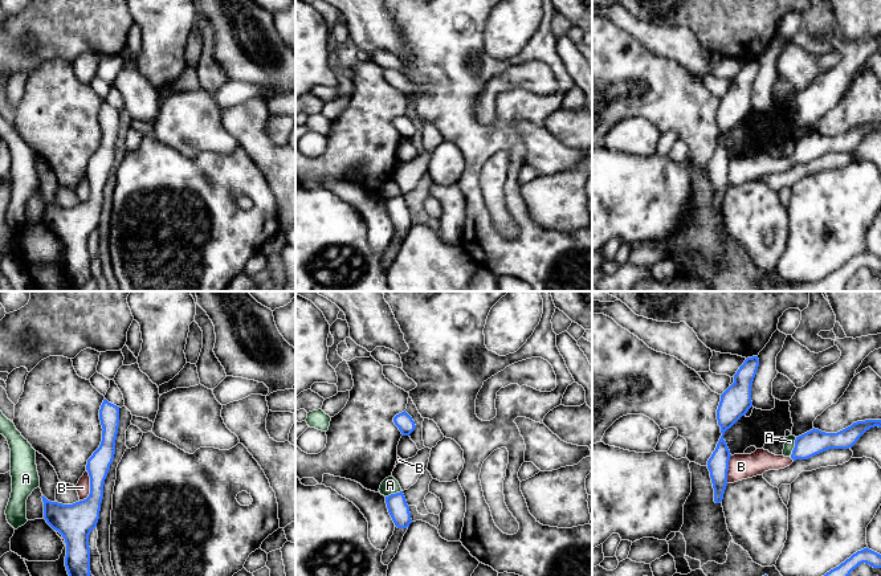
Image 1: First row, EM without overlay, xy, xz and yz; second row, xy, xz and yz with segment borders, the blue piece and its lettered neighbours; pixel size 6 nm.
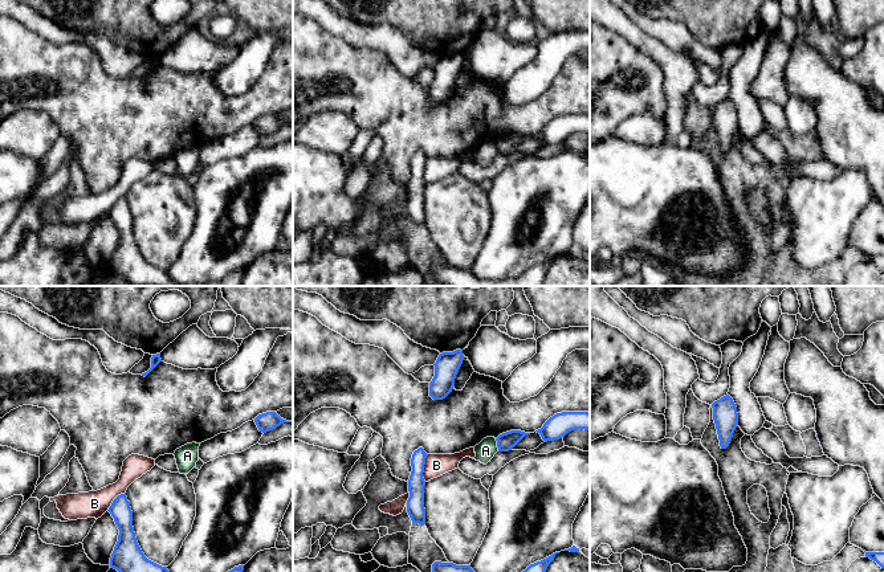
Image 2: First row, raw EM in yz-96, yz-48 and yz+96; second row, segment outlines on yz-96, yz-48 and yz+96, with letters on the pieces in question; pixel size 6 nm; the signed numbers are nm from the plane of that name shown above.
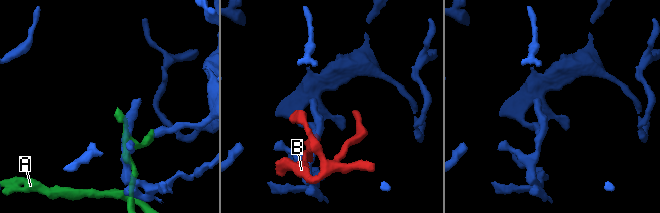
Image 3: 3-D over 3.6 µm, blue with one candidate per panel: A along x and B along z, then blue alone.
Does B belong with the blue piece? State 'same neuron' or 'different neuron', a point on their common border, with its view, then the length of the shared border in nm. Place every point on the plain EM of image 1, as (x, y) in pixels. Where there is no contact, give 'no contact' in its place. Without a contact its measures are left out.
same neuron; contact xy (90, 190); length 200 nm

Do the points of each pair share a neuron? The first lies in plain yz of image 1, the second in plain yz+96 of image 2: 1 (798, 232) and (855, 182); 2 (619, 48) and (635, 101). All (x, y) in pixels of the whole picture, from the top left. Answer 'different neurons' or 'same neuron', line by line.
1: same neuron
2: same neuron

